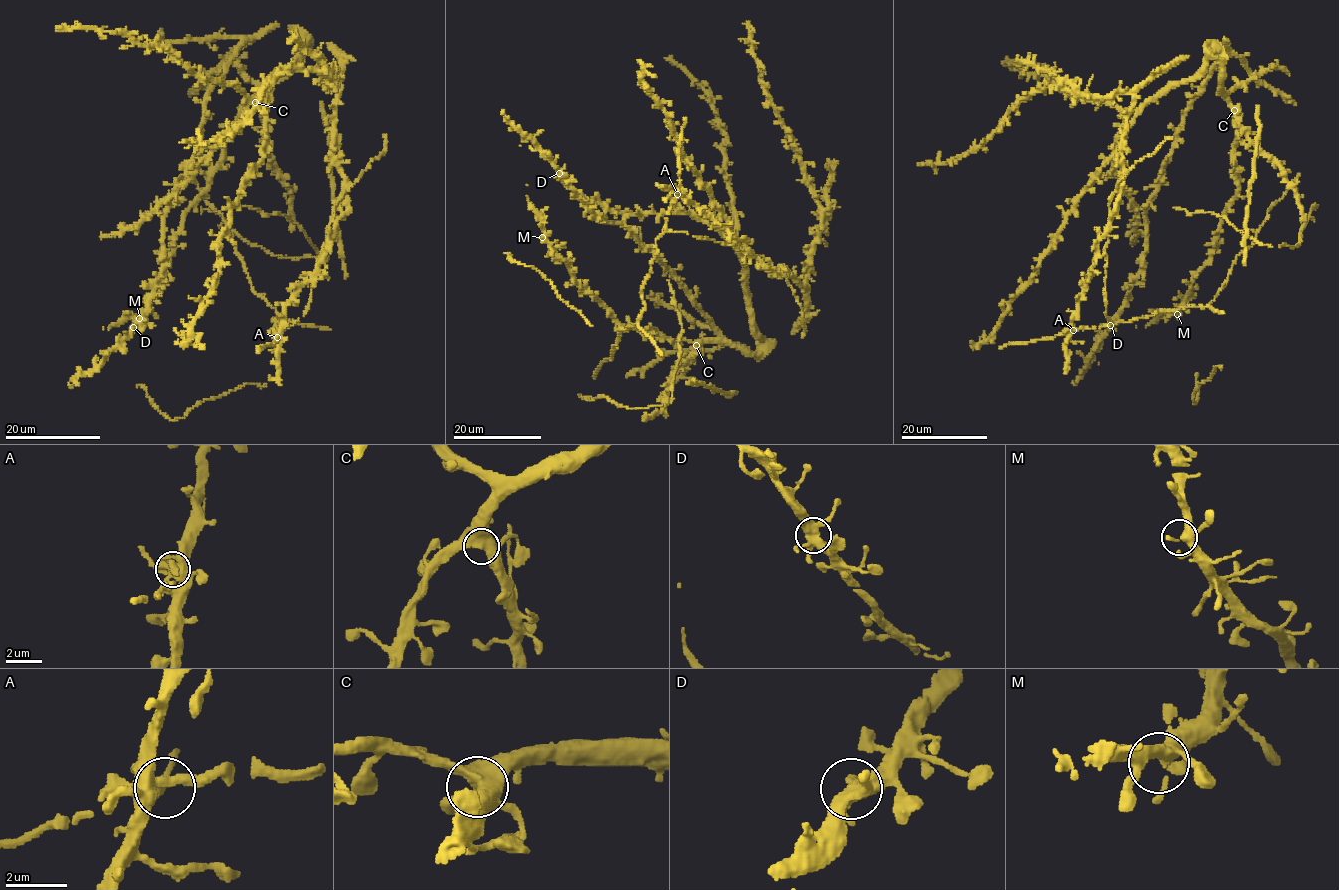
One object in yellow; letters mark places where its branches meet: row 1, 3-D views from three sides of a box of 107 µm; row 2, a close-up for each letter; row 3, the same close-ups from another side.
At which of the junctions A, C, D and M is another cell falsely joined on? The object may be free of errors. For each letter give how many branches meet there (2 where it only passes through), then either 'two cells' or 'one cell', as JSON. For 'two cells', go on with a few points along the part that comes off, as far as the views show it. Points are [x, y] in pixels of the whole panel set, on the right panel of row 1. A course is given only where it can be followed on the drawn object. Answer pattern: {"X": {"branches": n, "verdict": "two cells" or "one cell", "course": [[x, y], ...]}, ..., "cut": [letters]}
{"A": {"branches": 5, "verdict": "one cell"}, "C": {"branches": 5, "verdict": "one cell"}, "D": {"branches": 5, "verdict": "one cell"}, "M": {"branches": 5, "verdict": "one cell"}, "cut": []}

